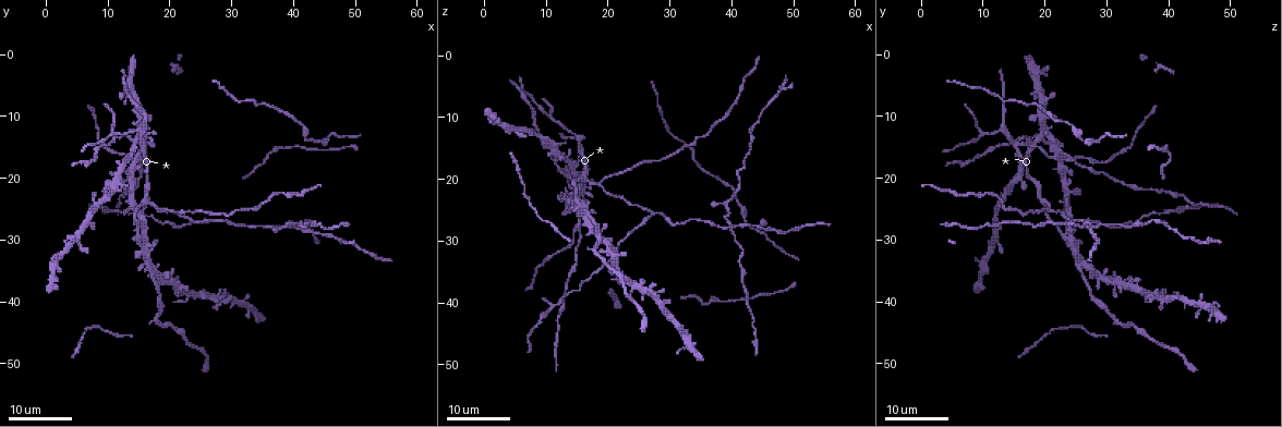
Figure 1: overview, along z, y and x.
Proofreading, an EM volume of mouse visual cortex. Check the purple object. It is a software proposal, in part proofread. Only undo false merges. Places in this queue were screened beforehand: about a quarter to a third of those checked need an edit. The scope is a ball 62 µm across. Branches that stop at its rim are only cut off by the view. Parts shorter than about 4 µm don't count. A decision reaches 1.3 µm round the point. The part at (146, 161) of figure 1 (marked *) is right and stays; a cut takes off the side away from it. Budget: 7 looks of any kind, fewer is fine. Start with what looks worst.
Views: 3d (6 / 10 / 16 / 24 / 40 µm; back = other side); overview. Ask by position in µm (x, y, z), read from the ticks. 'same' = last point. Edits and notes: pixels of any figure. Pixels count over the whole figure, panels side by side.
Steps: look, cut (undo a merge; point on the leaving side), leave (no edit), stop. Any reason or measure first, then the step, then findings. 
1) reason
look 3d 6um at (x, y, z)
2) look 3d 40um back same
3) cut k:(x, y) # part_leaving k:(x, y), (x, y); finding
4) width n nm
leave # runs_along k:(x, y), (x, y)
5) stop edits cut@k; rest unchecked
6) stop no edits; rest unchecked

looks like a crossing
look 3d 16um at (39.5, 28.0, 27.5)

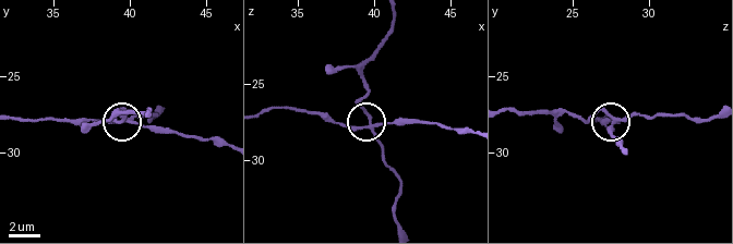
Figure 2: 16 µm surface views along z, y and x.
look 3d 10um at (39.8, 27.8, 27.8)

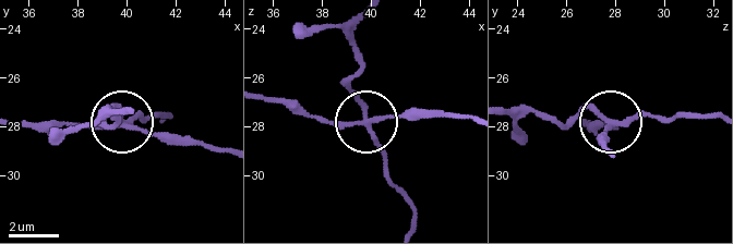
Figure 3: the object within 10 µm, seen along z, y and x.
arms 4
cut 3:(352, 92) # part_leaving 3:(367, 119), (349, 84), (360, 59), (356, 21); two cells meet here

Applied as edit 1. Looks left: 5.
a fork
look 3d 16um at (27.0, 26.5, 25.5)

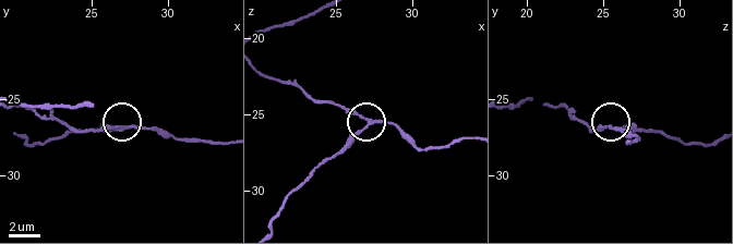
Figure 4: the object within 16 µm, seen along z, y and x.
look 3d 10um at (27.2, 27.0, 25.6)

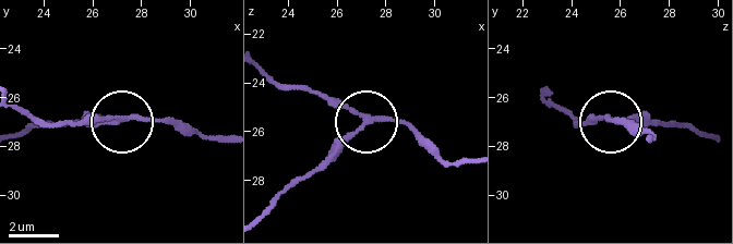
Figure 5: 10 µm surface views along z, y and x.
cut 5:(341, 148) # part_leaving 5:(365, 124), (343, 137), (267, 206); a second cell is stuck on

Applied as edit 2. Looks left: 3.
look 3d 16um at (15.0, 12.0, 12.5)

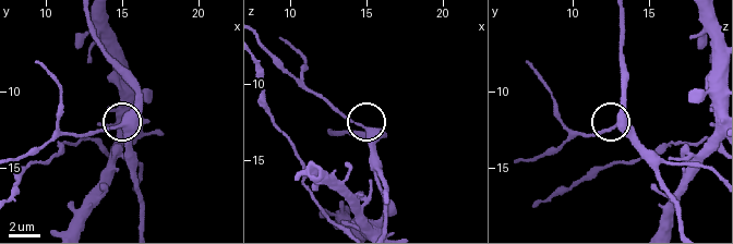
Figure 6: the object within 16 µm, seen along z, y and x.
look 3d 10um at (14.8, 12.2, 12.8)

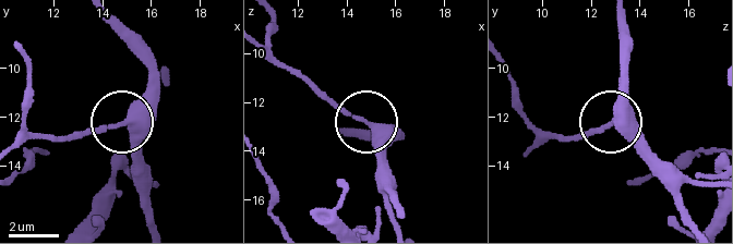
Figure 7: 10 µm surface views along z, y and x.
side_arm 15 um
leave # runs_along 7:(151, 220), (151, 183), (125, 126), (95, 126), (59, 139); continuous, no second cell

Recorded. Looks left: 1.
stop edits cut@3, cut@5; rest unchecked

